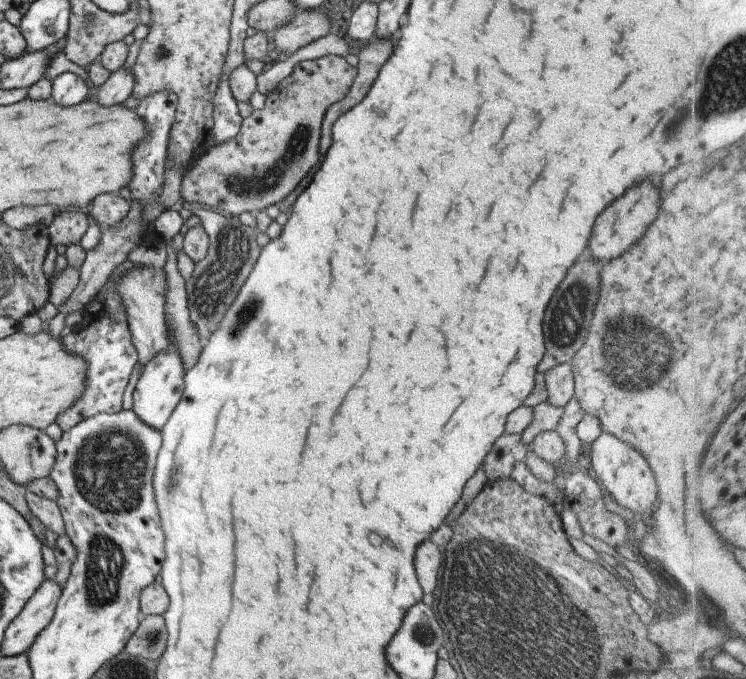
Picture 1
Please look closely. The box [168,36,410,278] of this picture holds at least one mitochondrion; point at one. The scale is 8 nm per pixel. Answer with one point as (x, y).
(252, 186)

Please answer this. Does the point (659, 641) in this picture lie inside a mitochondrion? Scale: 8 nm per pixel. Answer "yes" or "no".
no

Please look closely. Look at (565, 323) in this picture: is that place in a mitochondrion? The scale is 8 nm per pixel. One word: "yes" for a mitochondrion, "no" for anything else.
yes

